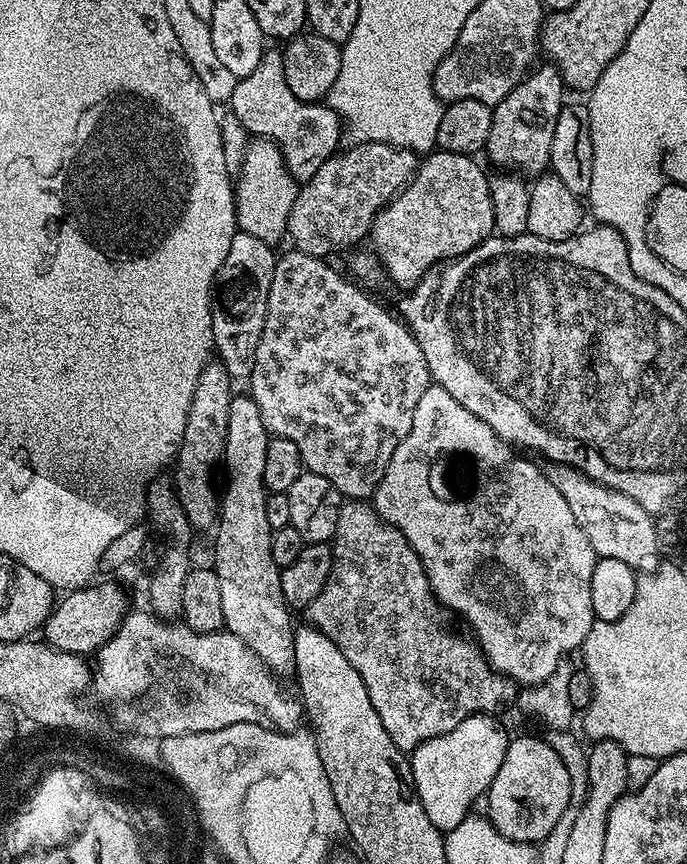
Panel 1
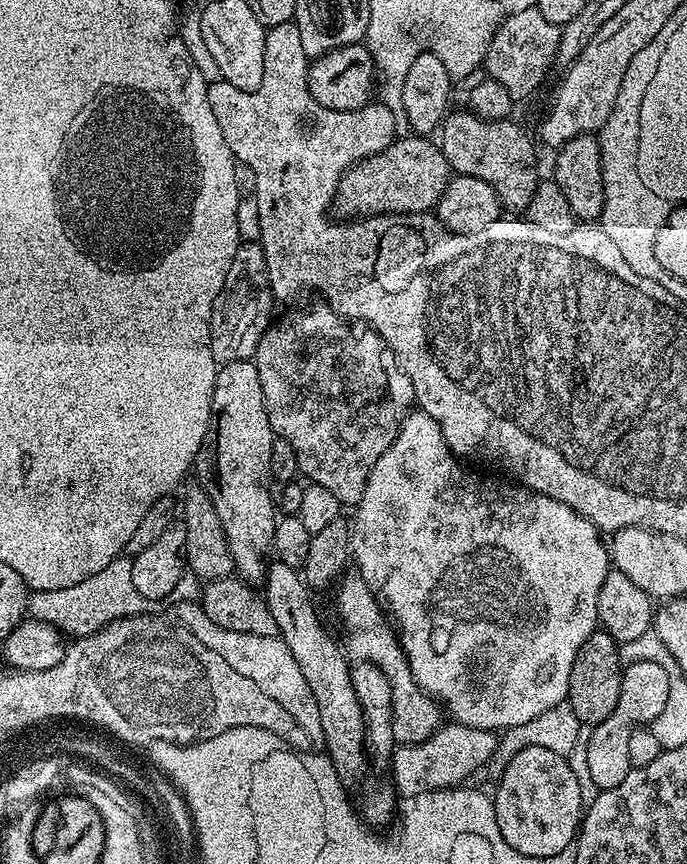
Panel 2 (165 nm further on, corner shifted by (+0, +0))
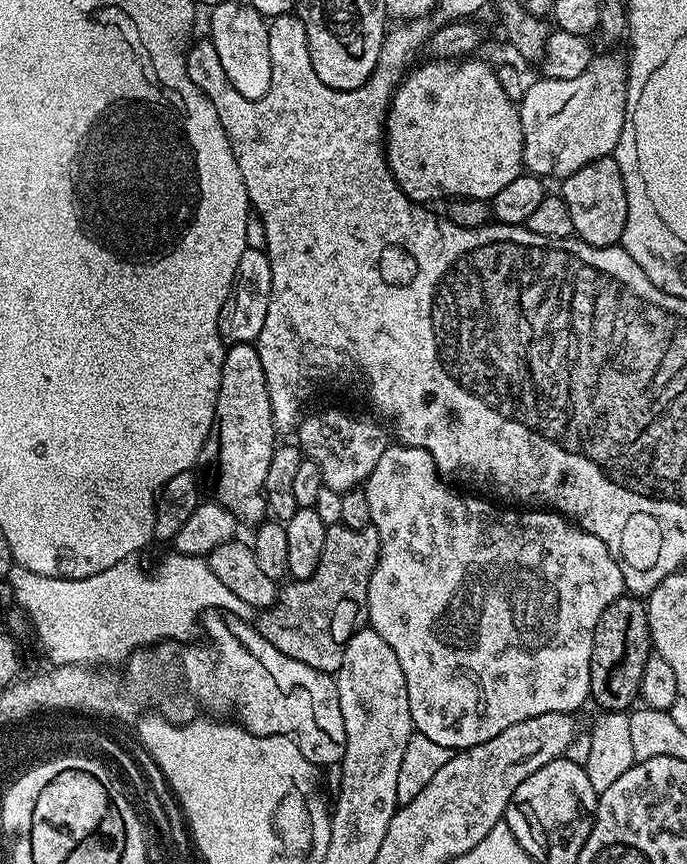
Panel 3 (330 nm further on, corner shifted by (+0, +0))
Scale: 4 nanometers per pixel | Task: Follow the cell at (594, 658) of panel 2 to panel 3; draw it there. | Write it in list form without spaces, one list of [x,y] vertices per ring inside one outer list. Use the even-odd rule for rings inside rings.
[[[625,594],[619,596],[598,618],[598,626],[594,630],[594,650],[590,658],[590,686],[589,695],[606,712],[627,711],[637,701],[640,693],[641,678],[646,670],[649,657],[653,655],[652,634],[648,621],[648,609],[641,597]]]

